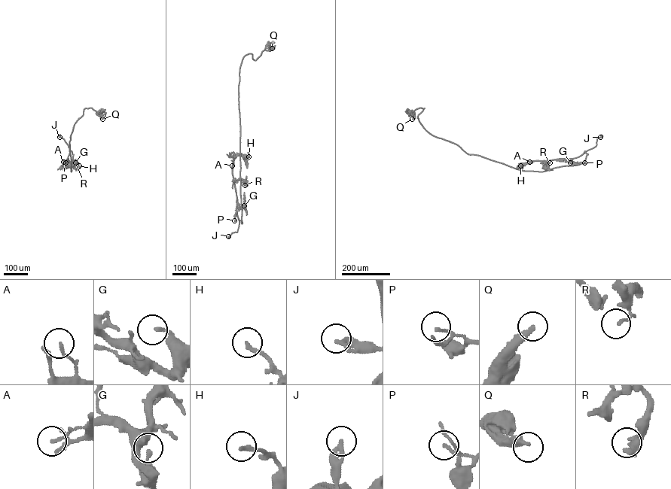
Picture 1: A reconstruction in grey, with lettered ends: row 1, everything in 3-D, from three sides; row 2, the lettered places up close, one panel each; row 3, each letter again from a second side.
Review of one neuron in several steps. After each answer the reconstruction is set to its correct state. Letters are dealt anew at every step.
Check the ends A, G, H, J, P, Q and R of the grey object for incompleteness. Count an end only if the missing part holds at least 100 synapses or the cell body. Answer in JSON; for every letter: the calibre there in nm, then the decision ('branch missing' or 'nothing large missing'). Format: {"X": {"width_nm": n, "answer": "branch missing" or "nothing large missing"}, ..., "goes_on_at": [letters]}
{"A": {"width_nm": 130, "answer": "nothing large missing"}, "G": {"width_nm": 160, "answer": "nothing large missing"}, "H": {"width_nm": 200, "answer": "nothing large missing"}, "J": {"width_nm": 320, "answer": "nothing large missing"}, "P": {"width_nm": 100, "answer": "nothing large missing"}, "Q": {"width_nm": 360, "answer": "branch missing"}, "R": {"width_nm": 120, "answer": "nothing large missing"}, "goes_on_at": ["Q"]}

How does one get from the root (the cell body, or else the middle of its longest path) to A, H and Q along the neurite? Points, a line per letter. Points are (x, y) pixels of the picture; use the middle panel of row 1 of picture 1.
A: (228, 237), (232, 232), (237, 232), (239, 223), (232, 165)
H: (228, 237), (232, 232), (237, 232), (239, 223), (232, 173), (233, 161), (236, 156), (248, 156)
Q: (228, 237), (237, 232), (239, 219), (242, 223), (239, 67), (245, 55), (251, 53), (256, 60), (272, 48)

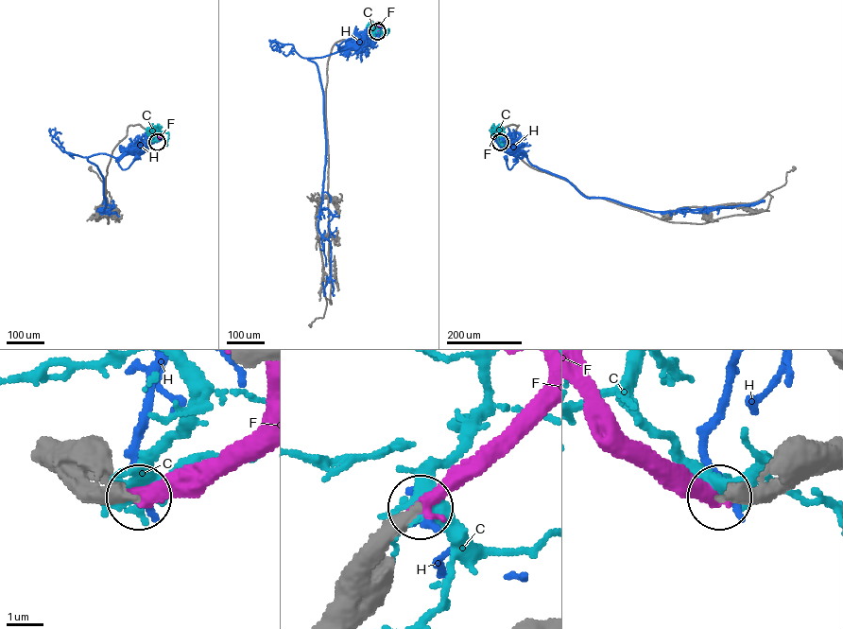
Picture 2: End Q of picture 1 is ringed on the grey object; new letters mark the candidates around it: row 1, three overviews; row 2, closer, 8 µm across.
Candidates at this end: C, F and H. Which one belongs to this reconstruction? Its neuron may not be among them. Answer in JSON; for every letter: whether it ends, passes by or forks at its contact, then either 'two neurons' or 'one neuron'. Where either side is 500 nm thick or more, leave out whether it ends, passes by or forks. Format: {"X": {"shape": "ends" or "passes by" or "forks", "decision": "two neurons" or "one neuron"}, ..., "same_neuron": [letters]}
{"C": {"decision": "two neurons"}, "F": {"shape": "ends", "decision": "one neuron"}, "H": {"shape": "ends", "decision": "two neurons"}, "same_neuron": ["F"]}

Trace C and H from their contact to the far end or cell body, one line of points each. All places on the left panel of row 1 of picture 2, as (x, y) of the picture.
C: (157, 142), (158, 133), (168, 132), (166, 145)
H: (157, 142), (158, 138), (149, 139), (138, 151)

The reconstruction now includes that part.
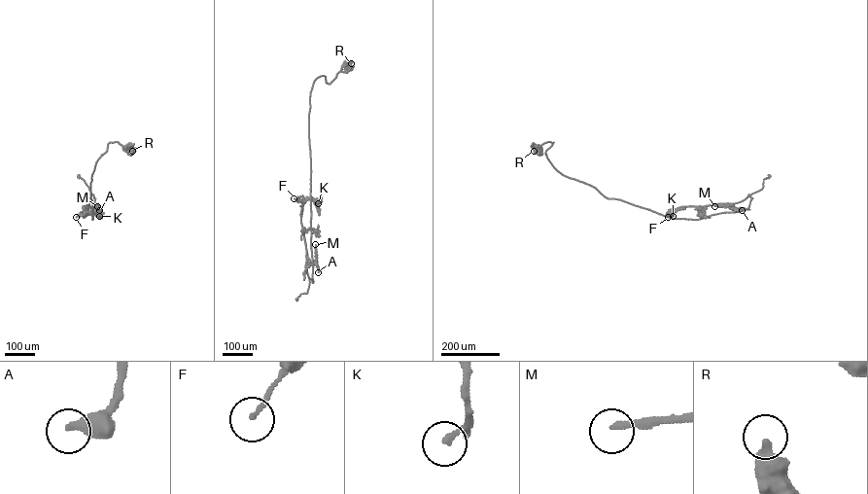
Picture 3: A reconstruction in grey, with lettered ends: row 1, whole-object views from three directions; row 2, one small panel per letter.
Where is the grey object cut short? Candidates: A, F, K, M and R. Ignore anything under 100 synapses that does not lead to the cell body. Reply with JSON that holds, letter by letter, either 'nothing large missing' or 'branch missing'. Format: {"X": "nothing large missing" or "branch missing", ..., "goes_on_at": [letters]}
{"A": "nothing large missing", "F": "nothing large missing", "K": "nothing large missing", "M": "nothing large missing", "R": "nothing large missing", "goes_on_at": []}

